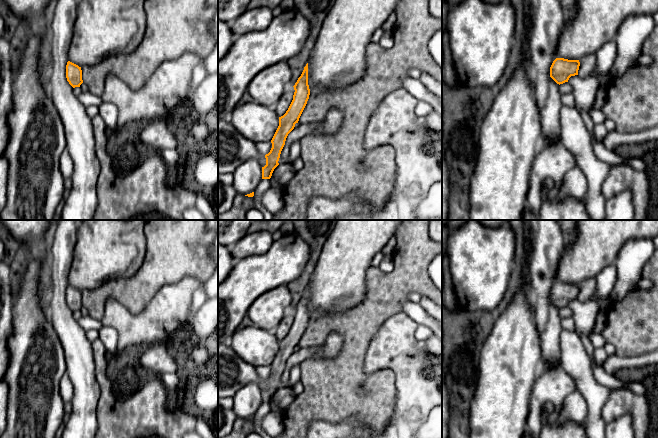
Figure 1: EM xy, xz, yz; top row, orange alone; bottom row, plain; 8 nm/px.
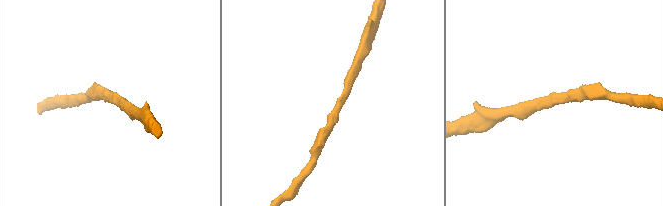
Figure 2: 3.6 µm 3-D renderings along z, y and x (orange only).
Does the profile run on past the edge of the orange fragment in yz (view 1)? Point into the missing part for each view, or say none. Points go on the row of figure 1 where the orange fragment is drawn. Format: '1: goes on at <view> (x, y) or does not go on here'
1: does not go on here

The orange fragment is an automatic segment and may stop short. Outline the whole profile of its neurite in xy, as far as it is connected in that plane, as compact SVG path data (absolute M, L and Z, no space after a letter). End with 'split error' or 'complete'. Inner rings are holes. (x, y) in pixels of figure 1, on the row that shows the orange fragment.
M68 61L66 65L66 78L73 88L80 87L83 83L81 67Z; complete

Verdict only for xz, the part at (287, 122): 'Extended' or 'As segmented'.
As segmented

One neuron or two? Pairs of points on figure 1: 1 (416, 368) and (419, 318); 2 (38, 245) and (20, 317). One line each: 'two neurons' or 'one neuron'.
1: two neurons
2: two neurons

